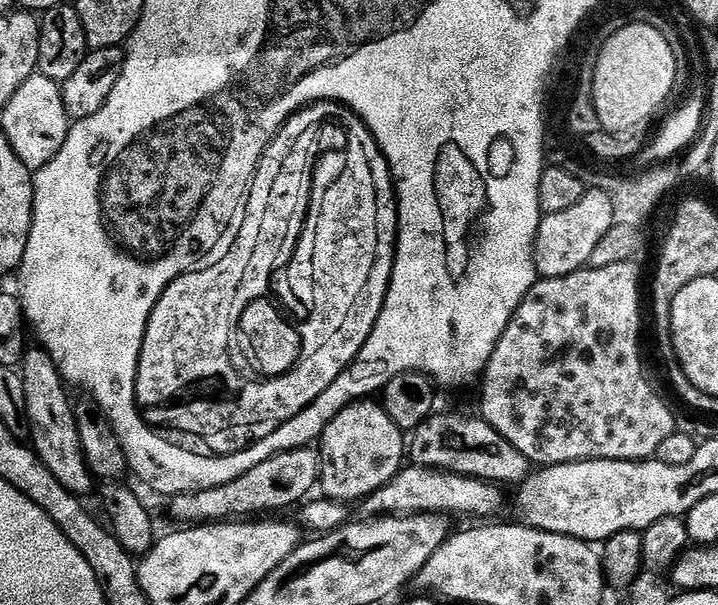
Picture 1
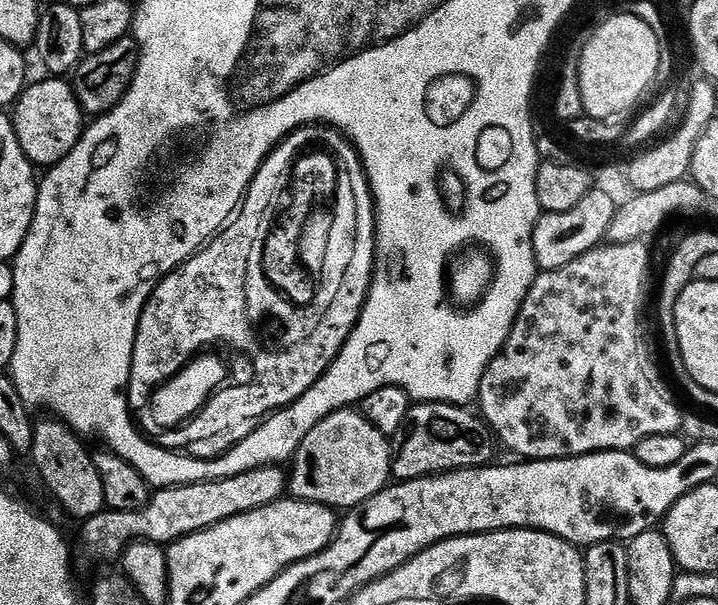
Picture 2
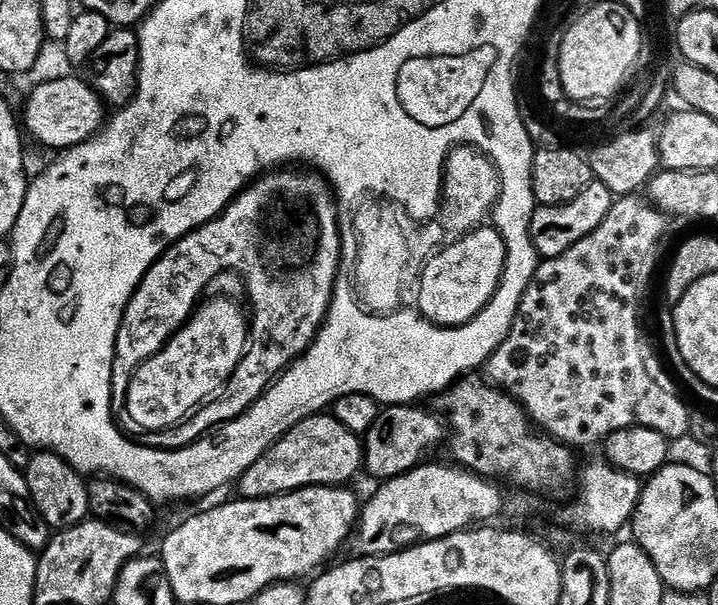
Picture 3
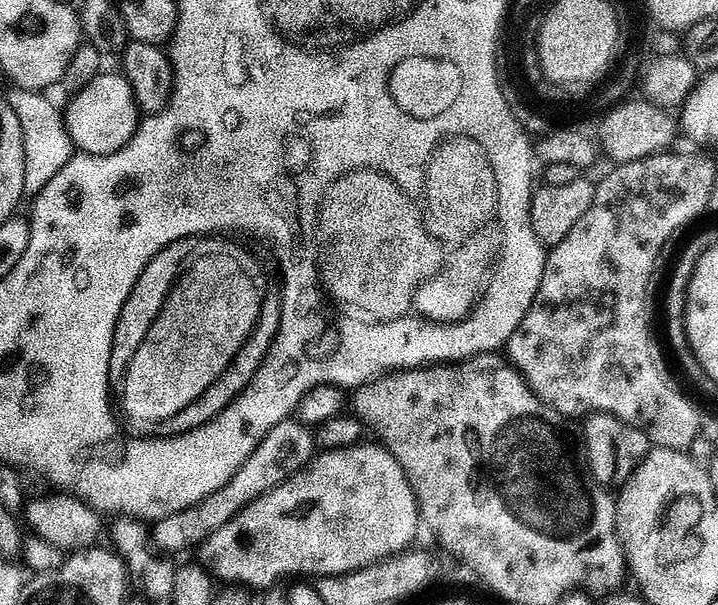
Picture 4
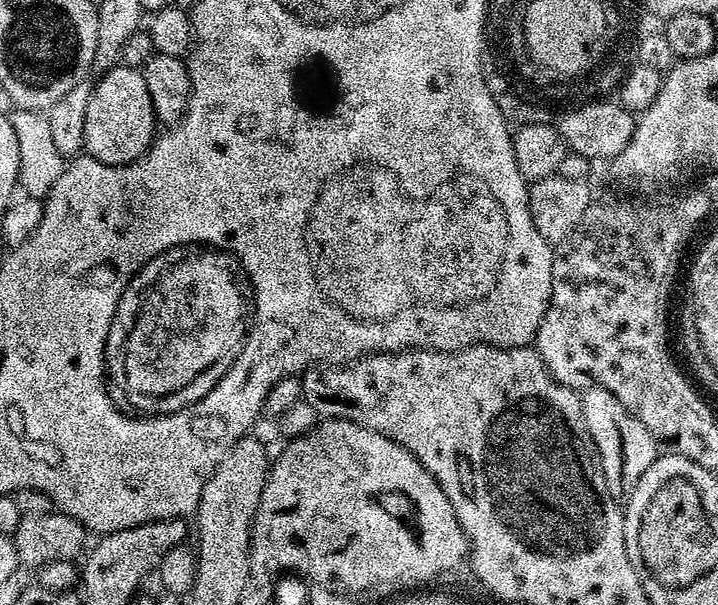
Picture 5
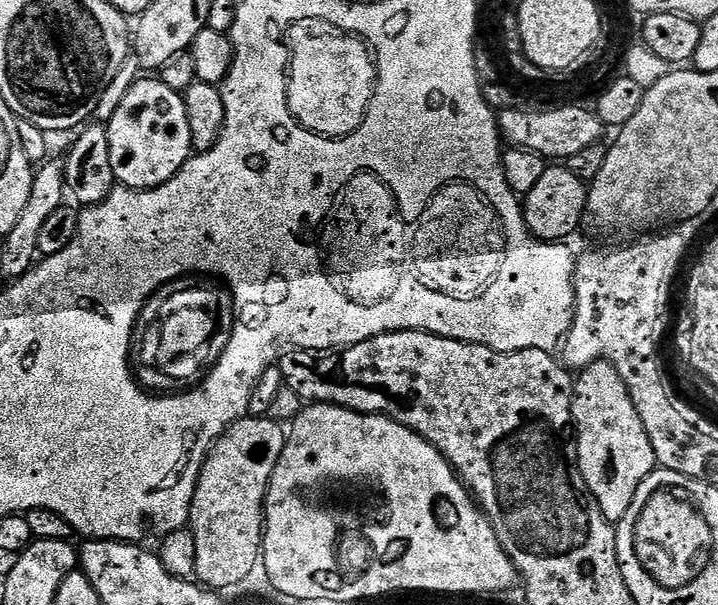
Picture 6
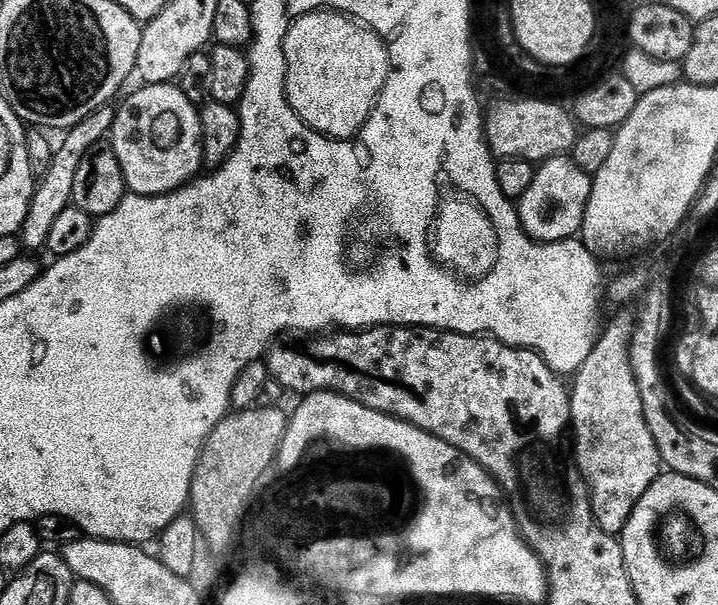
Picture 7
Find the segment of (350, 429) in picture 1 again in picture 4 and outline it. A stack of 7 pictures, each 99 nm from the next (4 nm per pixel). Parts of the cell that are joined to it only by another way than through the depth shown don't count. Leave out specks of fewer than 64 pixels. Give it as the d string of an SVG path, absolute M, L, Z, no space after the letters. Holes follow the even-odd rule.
M299 419L283 420L250 454L250 458L210 498L206 498L200 504L190 506L178 514L174 514L165 520L155 521L154 539L161 552L188 552L191 548L199 549L218 530L222 530L227 524L236 519L236 515L251 507L255 500L260 500L266 494L270 494L278 486L286 483L291 476L297 476L304 471L318 456L318 447L313 429L309 425L300 423Z

